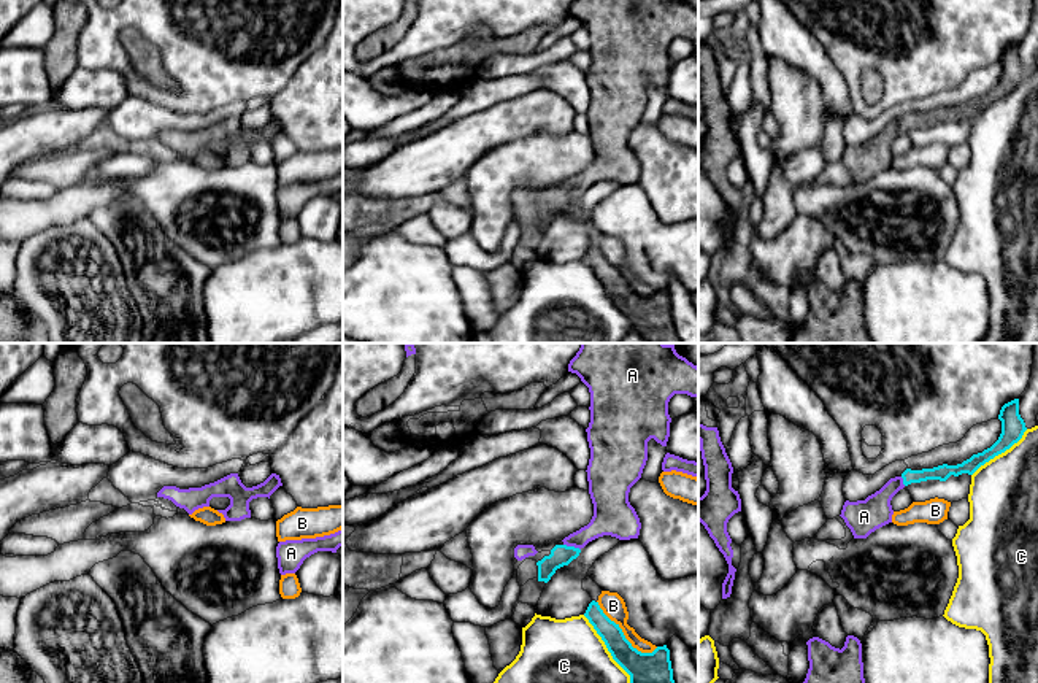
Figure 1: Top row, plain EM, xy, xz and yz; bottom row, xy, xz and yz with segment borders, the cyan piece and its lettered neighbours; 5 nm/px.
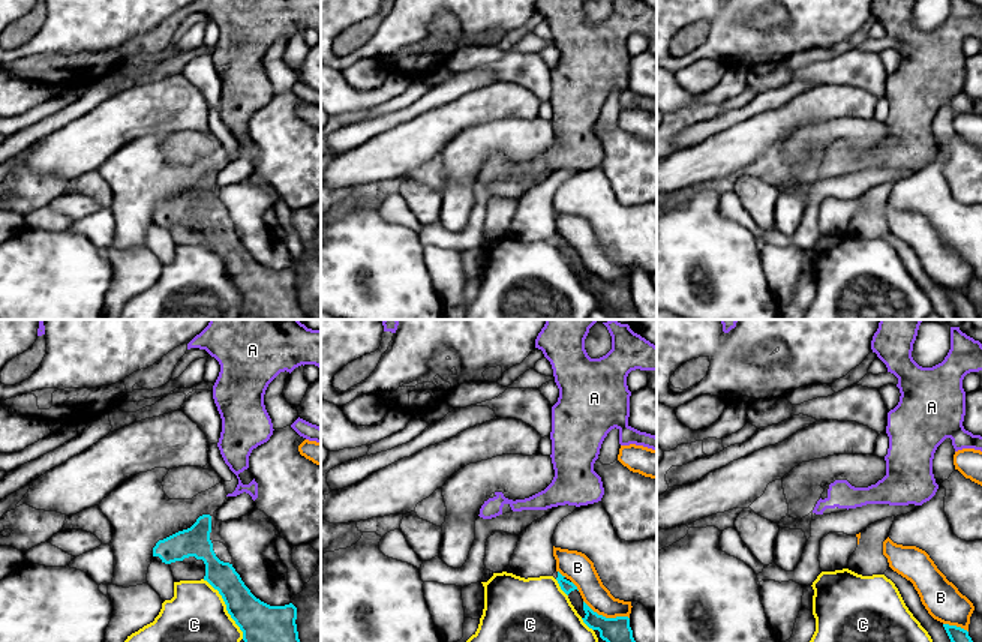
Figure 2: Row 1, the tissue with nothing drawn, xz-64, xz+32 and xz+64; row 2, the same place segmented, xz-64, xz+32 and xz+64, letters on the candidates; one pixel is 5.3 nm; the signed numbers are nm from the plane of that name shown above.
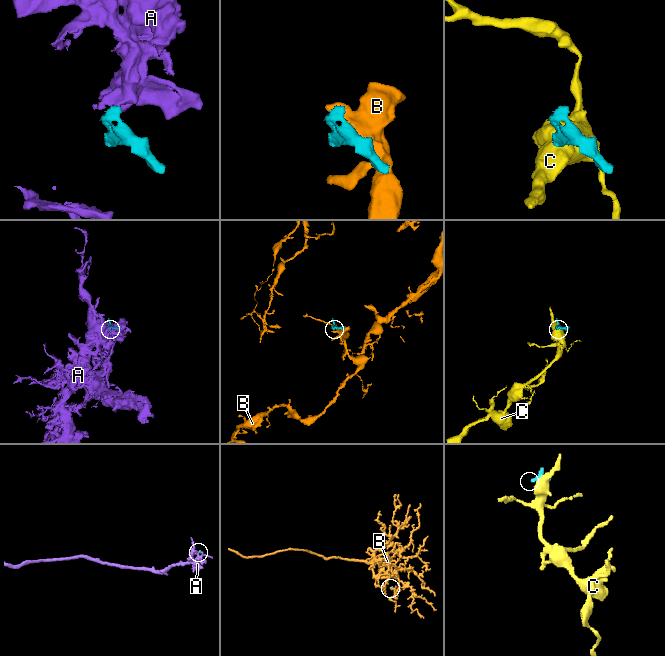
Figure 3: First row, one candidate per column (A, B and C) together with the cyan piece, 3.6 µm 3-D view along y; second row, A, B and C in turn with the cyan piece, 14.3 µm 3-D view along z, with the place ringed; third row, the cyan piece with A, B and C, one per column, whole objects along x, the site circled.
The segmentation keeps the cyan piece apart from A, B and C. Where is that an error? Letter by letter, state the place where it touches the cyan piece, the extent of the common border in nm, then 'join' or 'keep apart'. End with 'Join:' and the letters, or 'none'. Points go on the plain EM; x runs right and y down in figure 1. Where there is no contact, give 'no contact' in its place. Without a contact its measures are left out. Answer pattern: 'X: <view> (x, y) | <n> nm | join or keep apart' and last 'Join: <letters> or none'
A: xz (572, 191) | 90 nm | join
B: xz (624, 280) | 400 nm | keep apart
C: xz (608, 294) | 440 nm | keep apart
Join: A

